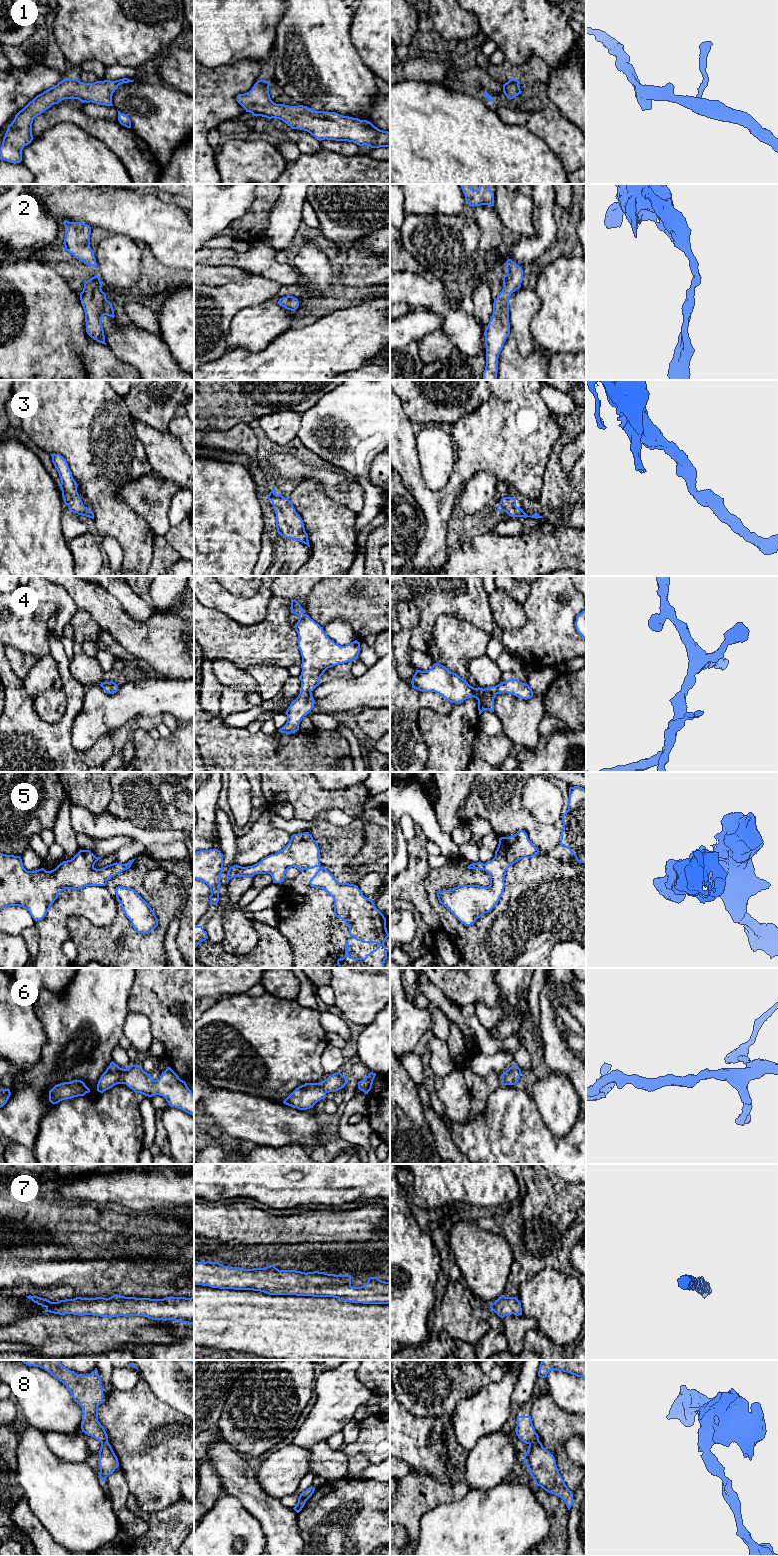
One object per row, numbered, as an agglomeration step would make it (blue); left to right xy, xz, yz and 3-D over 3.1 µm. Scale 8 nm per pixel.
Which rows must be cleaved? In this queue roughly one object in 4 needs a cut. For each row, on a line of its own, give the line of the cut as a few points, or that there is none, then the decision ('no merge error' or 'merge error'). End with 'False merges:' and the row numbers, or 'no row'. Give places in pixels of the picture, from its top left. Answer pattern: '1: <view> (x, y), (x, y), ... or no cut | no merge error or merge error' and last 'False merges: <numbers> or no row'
1: no cut | no merge error
2: no cut | no merge error
3: no cut | no merge error
4: no cut | no merge error
5: no cut | no merge error
6: no cut | no merge error
7: no cut | no merge error
8: xz (305, 1500), (302, 1500), (295, 1510) | merge error
False merges: 8

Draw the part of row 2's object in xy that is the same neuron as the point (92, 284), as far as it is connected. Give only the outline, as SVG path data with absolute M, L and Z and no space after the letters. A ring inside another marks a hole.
M98 275L84 283L80 300L85 312L86 332L99 343L105 344L105 335L101 319L104 315L115 317L112 303L101 289L102 283Z

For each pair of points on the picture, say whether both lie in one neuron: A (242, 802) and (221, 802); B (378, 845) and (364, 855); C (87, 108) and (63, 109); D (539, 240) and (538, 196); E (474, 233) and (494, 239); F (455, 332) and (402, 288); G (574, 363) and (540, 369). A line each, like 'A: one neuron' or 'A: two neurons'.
A: two neurons
B: one neuron
C: two neurons
D: one neuron
E: two neurons
F: one neuron
G: two neurons

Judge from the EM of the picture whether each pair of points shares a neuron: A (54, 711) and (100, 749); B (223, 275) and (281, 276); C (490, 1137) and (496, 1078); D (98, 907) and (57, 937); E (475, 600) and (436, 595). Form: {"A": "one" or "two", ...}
{"A": "two", "B": "two", "C": "two", "D": "one", "E": "one"}

